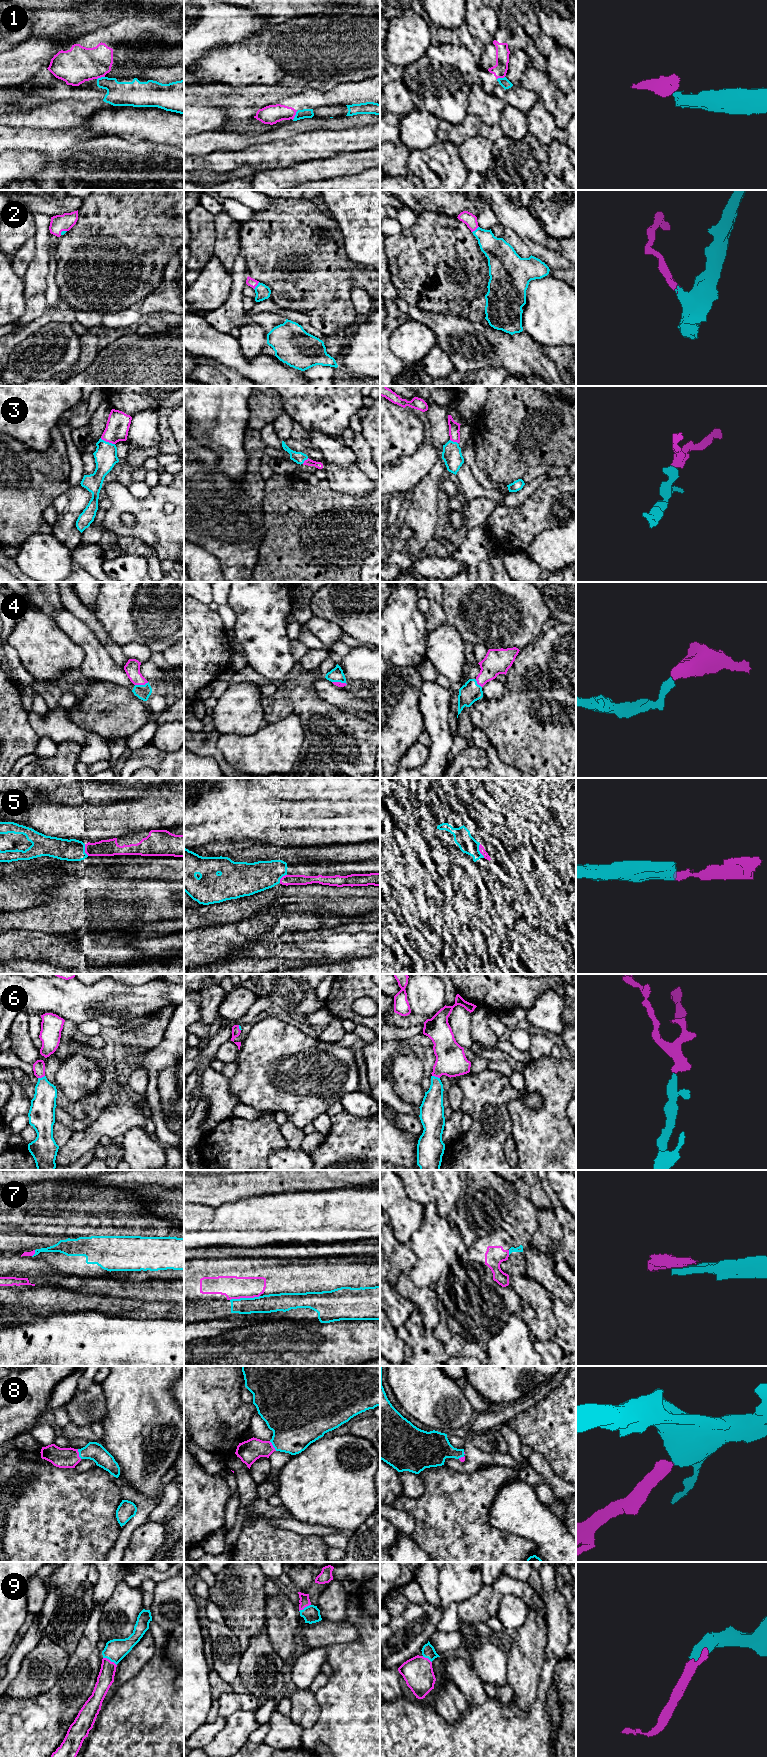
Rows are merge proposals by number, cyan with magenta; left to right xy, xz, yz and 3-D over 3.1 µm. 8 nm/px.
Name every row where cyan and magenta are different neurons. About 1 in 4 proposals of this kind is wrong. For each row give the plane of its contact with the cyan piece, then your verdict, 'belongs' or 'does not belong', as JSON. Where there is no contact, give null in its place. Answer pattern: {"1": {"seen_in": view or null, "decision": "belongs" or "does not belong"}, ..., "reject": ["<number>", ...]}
{"1": {"seen_in": "xz", "decision": "does not belong"}, "2": {"seen_in": "xz", "decision": "belongs"}, "3": {"seen_in": "xy", "decision": "belongs"}, "4": {"seen_in": "xy", "decision": "belongs"}, "5": {"seen_in": "yz", "decision": "belongs"}, "6": {"seen_in": "yz", "decision": "belongs"}, "7": {"seen_in": "xz", "decision": "does not belong"}, "8": {"seen_in": "xy", "decision": "belongs"}, "9": {"seen_in": "xy", "decision": "belongs"}, "reject": ["1", "7"]}

